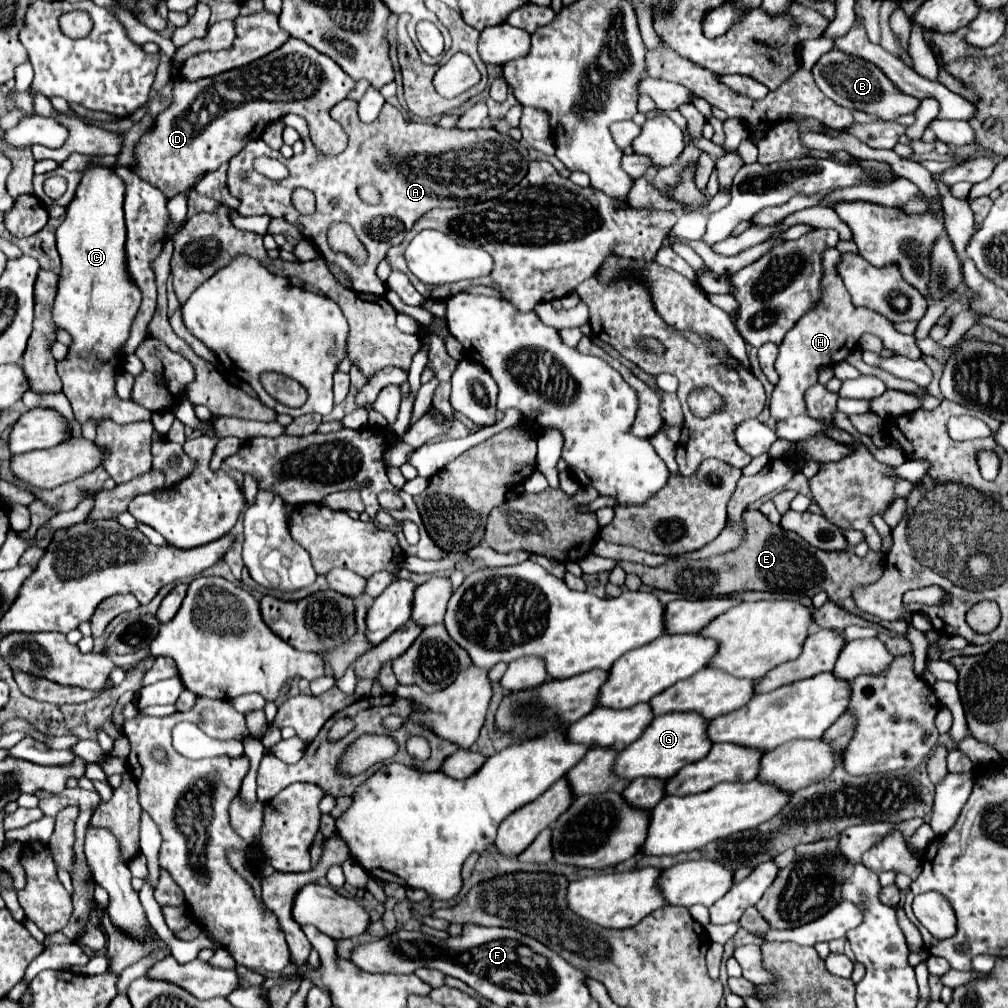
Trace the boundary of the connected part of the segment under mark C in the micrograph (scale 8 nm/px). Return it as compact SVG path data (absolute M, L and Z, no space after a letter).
M88 166L82 172L80 184L76 188L76 196L66 208L66 218L56 230L56 244L58 254L62 258L62 274L58 284L58 296L54 300L54 322L70 332L72 346L68 348L68 356L58 362L58 376L64 384L64 394L68 396L74 416L80 424L86 420L94 420L96 424L102 418L110 418L118 424L130 424L130 422L150 422L150 412L138 404L124 402L118 398L114 390L116 382L116 368L120 366L118 354L122 344L128 340L130 324L140 308L140 290L132 284L128 270L126 270L126 226L124 226L124 184L122 178L116 176L112 168L106 166Z

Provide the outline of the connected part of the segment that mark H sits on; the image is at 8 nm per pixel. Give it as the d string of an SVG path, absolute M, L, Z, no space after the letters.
M836 247L826 249L822 254L822 266L824 280L821 282L824 296L818 308L810 310L806 316L802 316L796 326L786 334L786 340L780 346L780 354L776 360L776 372L780 376L780 382L776 384L768 410L772 418L788 418L788 416L798 416L806 412L804 404L804 392L818 382L818 370L824 366L834 366L854 350L856 340L864 332L870 332L878 336L884 342L884 348L890 350L896 356L906 356L906 358L920 358L922 352L916 348L916 338L906 336L894 330L892 322L886 320L884 316L870 312L868 308L856 308L850 302L850 294L844 288L842 278L838 276L837 265L840 262L840 252Z

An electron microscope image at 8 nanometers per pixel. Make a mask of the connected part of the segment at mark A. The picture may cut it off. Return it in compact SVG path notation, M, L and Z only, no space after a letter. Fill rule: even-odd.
M352 100L338 102L330 110L330 116L348 134L348 146L342 154L322 156L310 140L306 120L288 114L282 120L286 126L296 128L302 136L306 148L304 154L286 160L280 152L270 150L264 142L250 142L230 160L228 188L236 198L240 198L240 206L236 208L240 216L268 214L272 218L288 220L290 224L300 228L306 240L310 240L326 260L336 262L352 278L352 286L358 292L370 292L376 296L382 296L386 292L384 282L376 276L376 266L392 246L404 240L404 234L414 228L414 222L418 222L422 214L432 208L454 208L490 200L514 188L528 172L528 148L522 142L500 134L494 128L444 130L434 124L406 122L400 110L396 110L392 104L384 104L380 116L374 122L364 124L358 118L356 102ZM256 156L270 156L280 160L288 168L290 176L274 182L258 174L252 168ZM376 160L386 164L388 170L382 172L374 164ZM362 184L372 184L380 190L380 206L362 204L356 194L358 186ZM296 188L306 188L316 196L314 214L304 216L294 208L290 196ZM344 192L348 196L348 202L344 202ZM332 222L348 222L356 230L356 236L360 238L360 242L364 242L364 248L368 252L364 264L356 264L350 256L328 256L326 230Z

